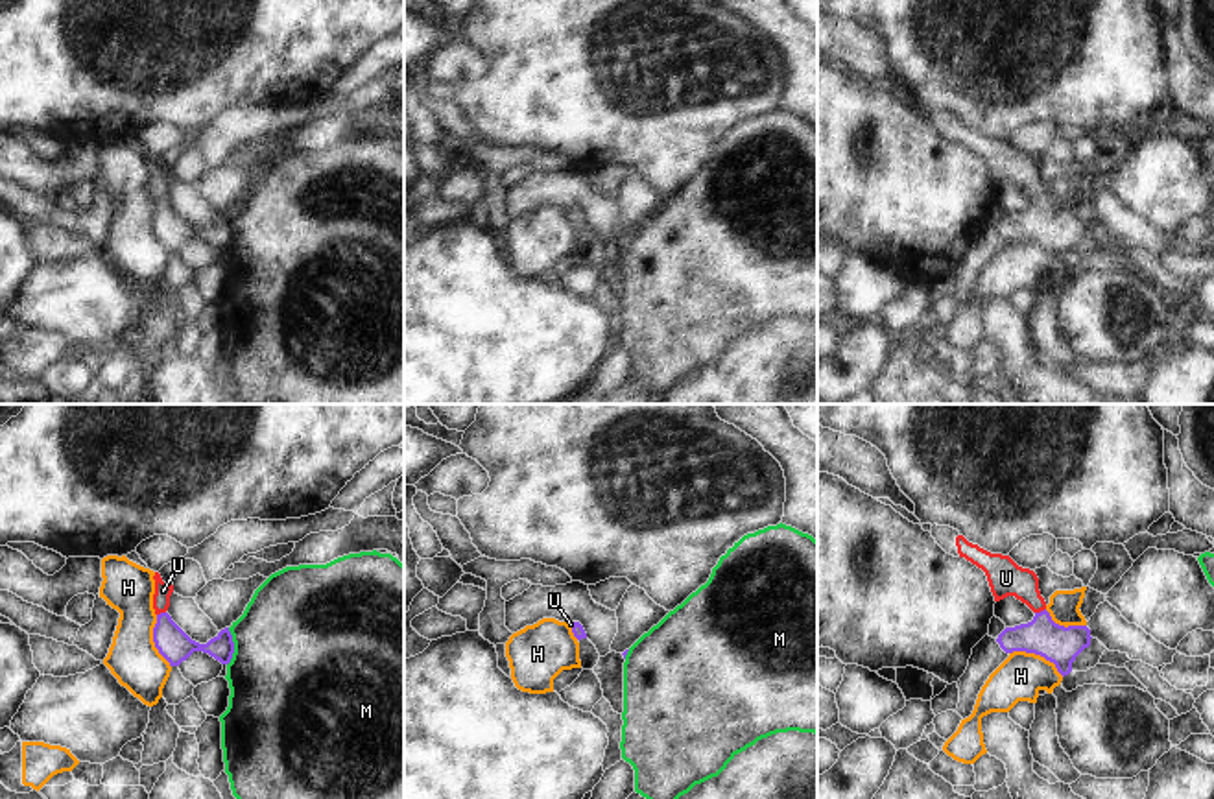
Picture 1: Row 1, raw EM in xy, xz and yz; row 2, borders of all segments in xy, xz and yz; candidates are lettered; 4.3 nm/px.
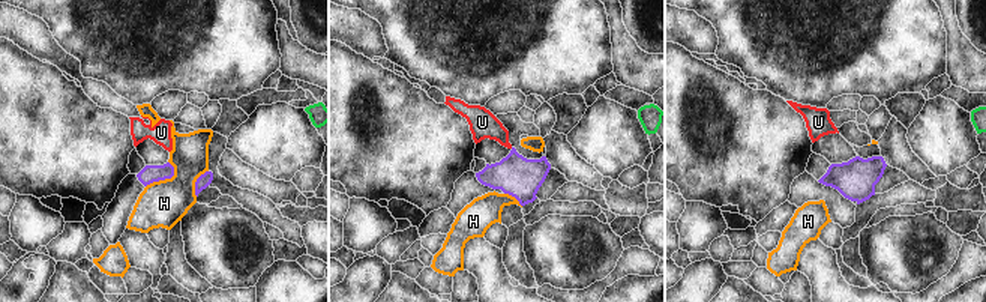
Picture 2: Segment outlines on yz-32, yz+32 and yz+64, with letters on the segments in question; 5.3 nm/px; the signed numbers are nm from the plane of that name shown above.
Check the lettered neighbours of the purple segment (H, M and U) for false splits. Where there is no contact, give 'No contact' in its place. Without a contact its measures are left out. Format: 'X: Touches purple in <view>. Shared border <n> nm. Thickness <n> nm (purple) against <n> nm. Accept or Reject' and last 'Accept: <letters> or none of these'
H: Touches purple in yz. Shared border 260 nm. Thickness 170 nm (purple) against 200 nm. Reject
M: Touches purple in xy. Shared border 170 nm. Thickness 140 nm (purple) against 500 nm. Reject
U: Touches purple in yz. Shared border 50 nm. Thickness 170 nm (purple) against 160 nm. Accept
Accept: U

